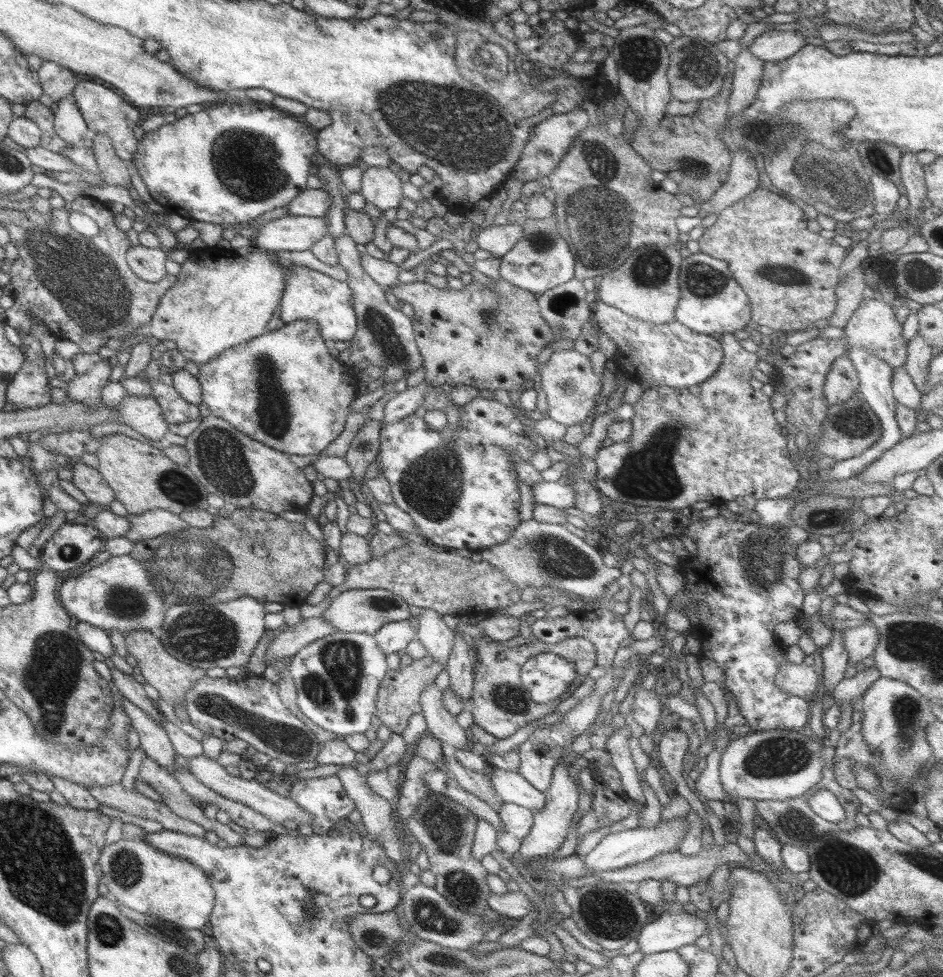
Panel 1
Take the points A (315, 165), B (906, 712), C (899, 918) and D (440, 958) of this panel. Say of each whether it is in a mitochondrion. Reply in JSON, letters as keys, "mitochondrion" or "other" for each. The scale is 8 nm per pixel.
{"A":"other","B":"mitochondrion","C":"other","D":"mitochondrion"}

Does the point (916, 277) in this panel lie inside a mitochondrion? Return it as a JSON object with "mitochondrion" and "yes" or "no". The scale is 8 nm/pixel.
{"mitochondrion":"yes"}

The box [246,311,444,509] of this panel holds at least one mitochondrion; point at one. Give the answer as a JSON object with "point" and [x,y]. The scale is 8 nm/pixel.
{"point":[273,414]}

